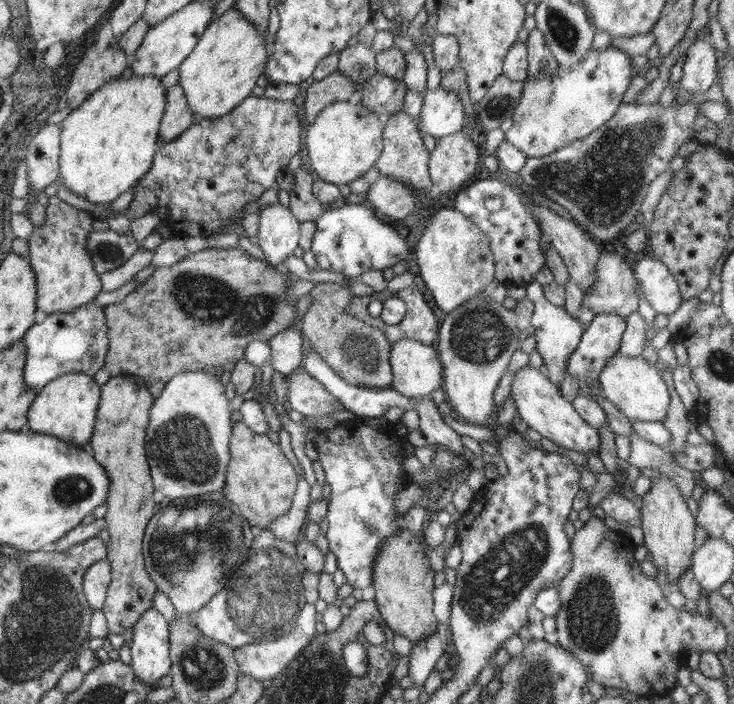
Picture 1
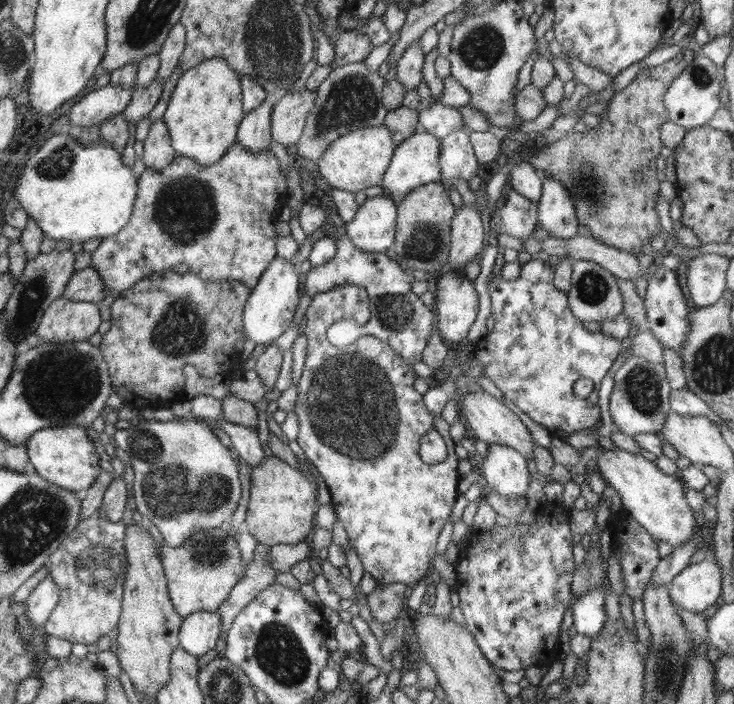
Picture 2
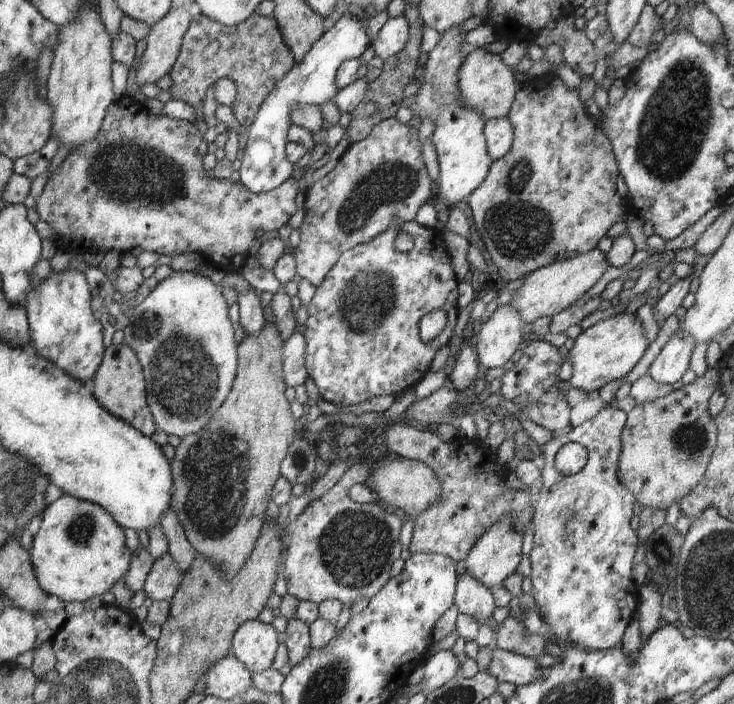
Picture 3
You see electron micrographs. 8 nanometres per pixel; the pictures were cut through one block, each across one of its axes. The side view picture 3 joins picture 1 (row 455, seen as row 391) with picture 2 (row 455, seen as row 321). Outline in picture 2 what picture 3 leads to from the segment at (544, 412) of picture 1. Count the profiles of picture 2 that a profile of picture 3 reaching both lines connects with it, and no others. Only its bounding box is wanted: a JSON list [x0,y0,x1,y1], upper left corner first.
[597,448,695,549]

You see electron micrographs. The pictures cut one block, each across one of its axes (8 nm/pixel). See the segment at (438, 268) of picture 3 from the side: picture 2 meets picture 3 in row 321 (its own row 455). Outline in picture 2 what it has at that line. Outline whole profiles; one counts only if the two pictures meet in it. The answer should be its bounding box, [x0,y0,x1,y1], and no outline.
[293,283,458,588]

